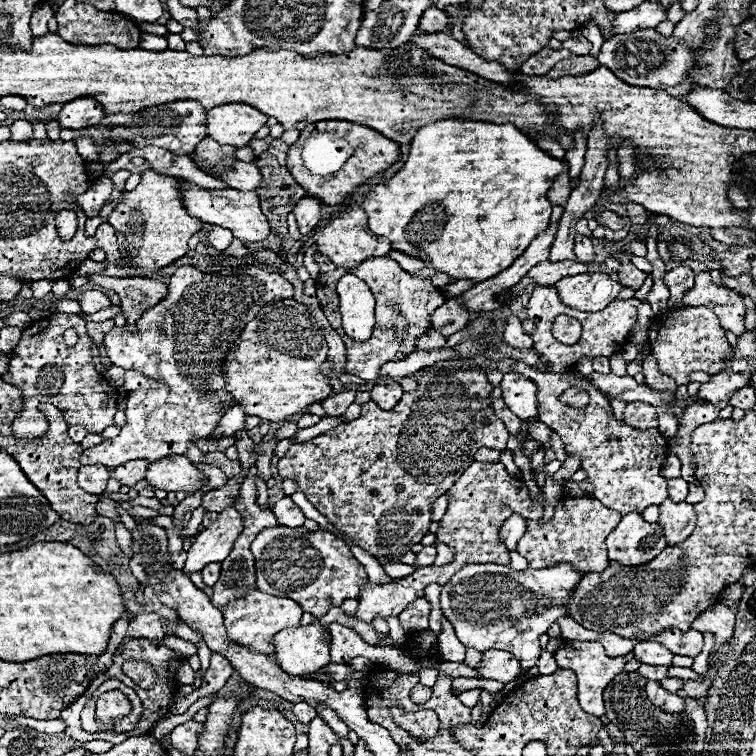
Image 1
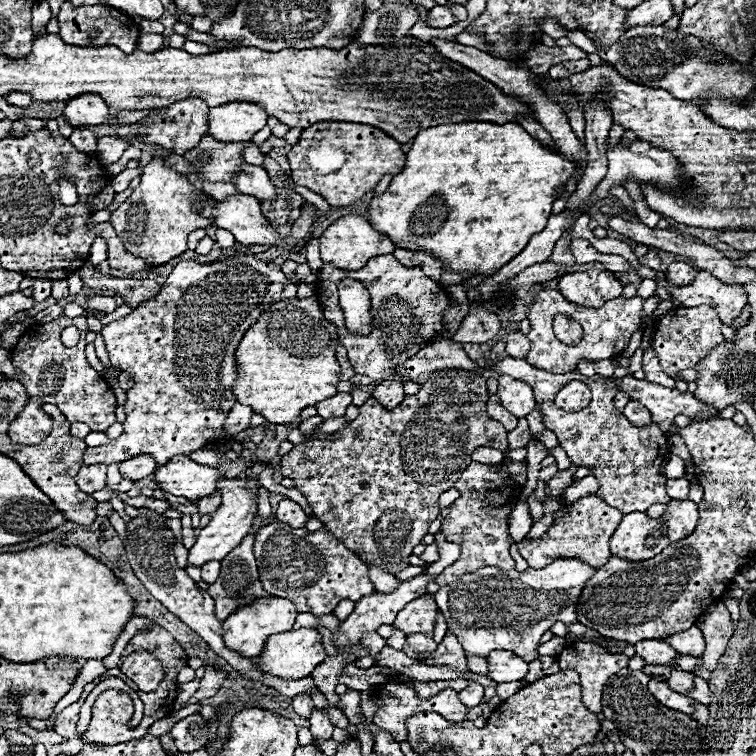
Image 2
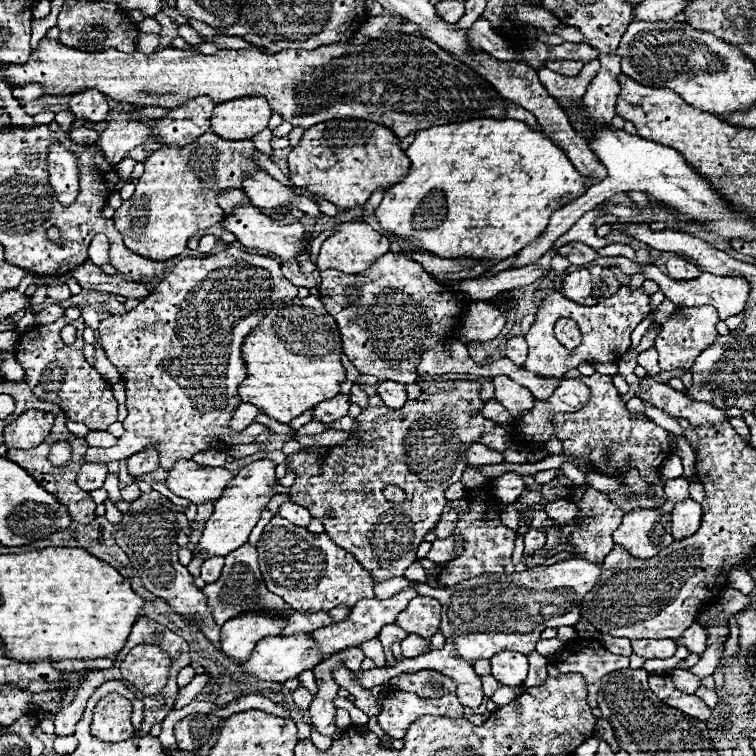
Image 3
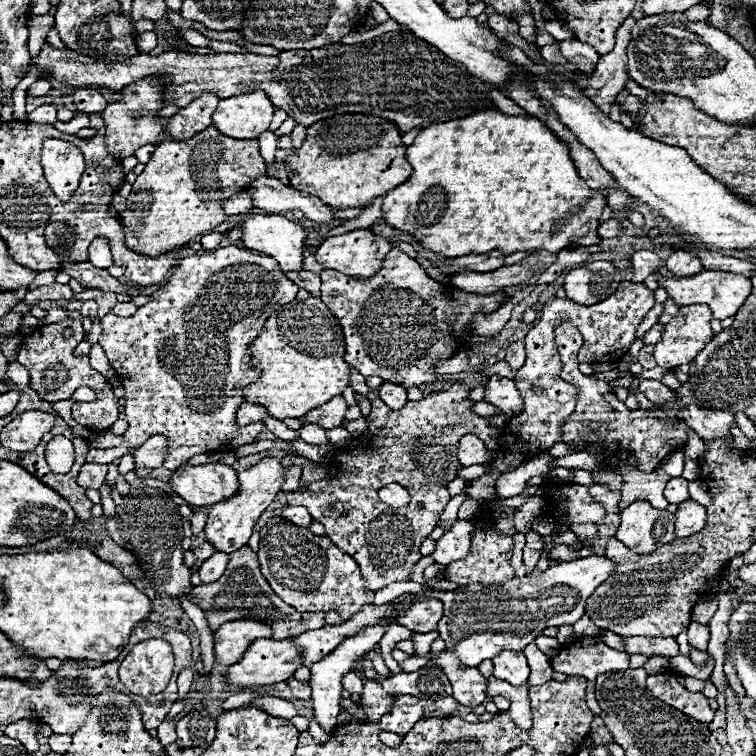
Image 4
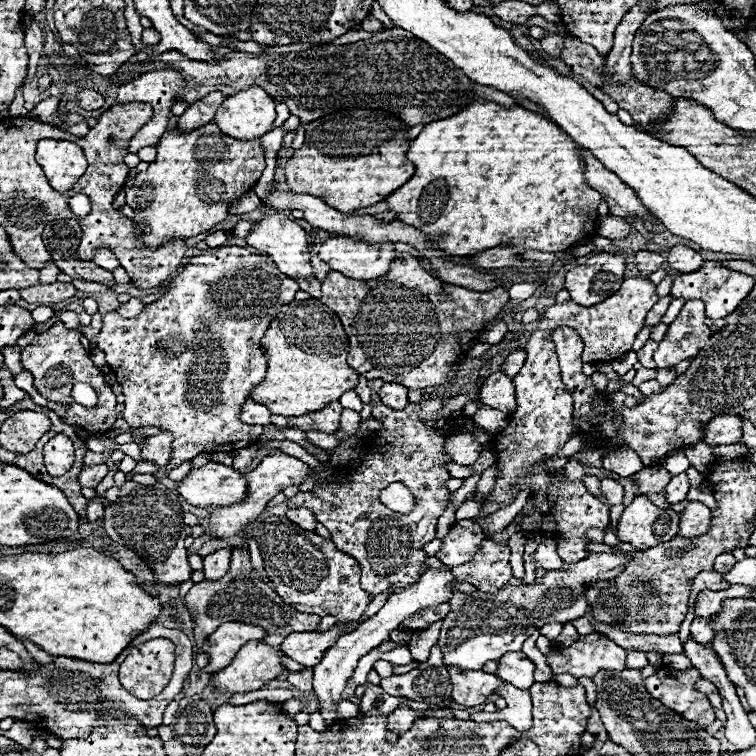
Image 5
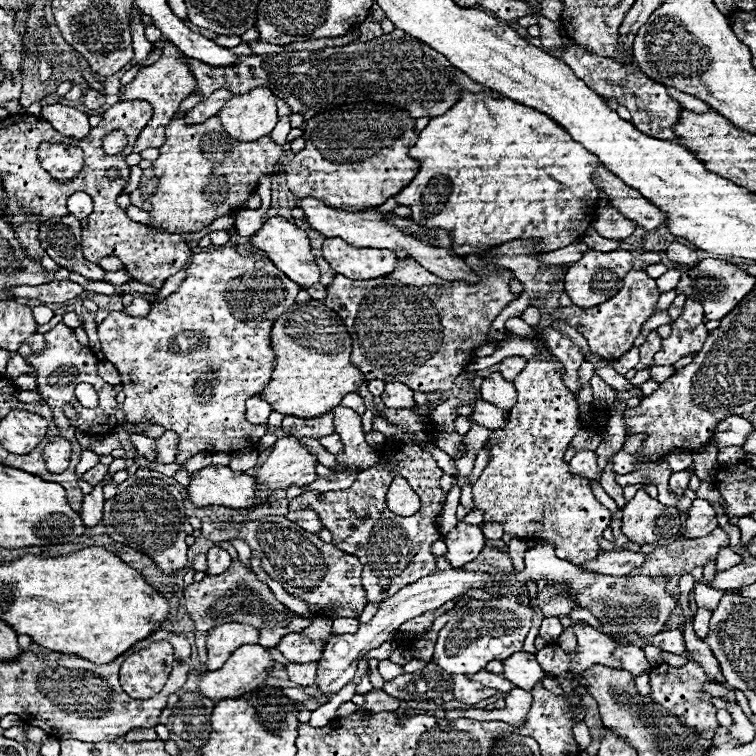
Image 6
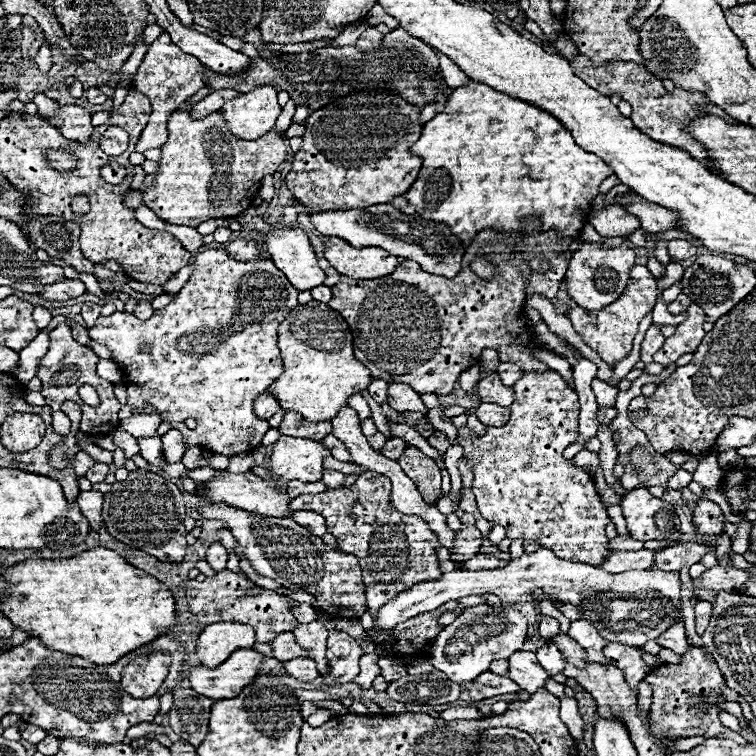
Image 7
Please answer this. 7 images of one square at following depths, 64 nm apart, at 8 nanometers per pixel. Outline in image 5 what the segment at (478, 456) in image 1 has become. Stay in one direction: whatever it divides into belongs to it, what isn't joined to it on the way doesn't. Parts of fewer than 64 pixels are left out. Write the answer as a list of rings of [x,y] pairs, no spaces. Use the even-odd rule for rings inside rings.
[[[452,434],[446,440],[446,452],[452,456],[452,460],[456,464],[462,466],[472,466],[476,462],[476,458],[480,456],[480,446],[474,440],[472,434]]]

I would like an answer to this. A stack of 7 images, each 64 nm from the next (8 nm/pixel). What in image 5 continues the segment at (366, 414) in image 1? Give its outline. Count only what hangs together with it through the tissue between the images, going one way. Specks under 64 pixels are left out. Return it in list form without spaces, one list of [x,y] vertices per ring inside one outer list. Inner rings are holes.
[[[426,400],[426,402],[420,402],[420,404],[410,402],[404,410],[392,410],[392,408],[378,402],[374,406],[372,418],[380,420],[386,430],[374,432],[372,434],[374,438],[372,438],[372,442],[368,442],[366,448],[386,448],[386,452],[370,452],[364,462],[352,464],[348,468],[348,472],[344,474],[344,476],[350,478],[350,484],[344,484],[344,486],[338,486],[338,488],[314,486],[310,492],[298,492],[296,496],[292,496],[288,500],[288,508],[306,506],[308,510],[312,510],[316,514],[316,520],[330,530],[332,542],[342,552],[352,554],[352,558],[356,558],[360,562],[360,566],[362,566],[362,588],[370,596],[376,596],[380,592],[390,592],[392,588],[398,588],[398,586],[412,584],[426,570],[424,562],[428,560],[428,554],[422,548],[424,548],[424,544],[428,544],[430,540],[436,538],[436,520],[442,516],[442,512],[448,504],[448,496],[450,496],[450,492],[444,488],[444,482],[450,478],[450,474],[442,466],[444,460],[450,460],[450,456],[444,450],[444,438],[454,434],[456,428],[454,428],[454,422],[440,420],[438,410],[444,404],[446,404],[446,400]],[[396,480],[404,482],[412,490],[414,498],[418,500],[410,514],[396,514],[396,512],[384,508],[384,504],[378,500],[380,492]]]

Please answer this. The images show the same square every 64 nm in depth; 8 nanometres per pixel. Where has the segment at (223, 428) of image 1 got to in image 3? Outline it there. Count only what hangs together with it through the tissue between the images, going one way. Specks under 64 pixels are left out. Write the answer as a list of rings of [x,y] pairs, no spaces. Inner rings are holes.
[[[242,402],[242,404],[238,406],[238,410],[236,410],[230,426],[232,426],[234,430],[244,430],[246,426],[250,426],[250,424],[254,422],[254,418],[256,418],[258,414],[262,414],[262,412],[260,412],[256,406]]]

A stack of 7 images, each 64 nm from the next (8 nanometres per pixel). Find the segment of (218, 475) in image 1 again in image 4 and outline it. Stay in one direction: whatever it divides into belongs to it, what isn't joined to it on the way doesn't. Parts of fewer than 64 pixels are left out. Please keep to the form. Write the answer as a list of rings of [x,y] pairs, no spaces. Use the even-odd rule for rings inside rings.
[[[262,458],[256,466],[240,472],[238,474],[240,494],[236,494],[236,498],[230,498],[228,502],[218,502],[216,506],[210,508],[210,514],[206,520],[206,530],[204,530],[206,540],[210,544],[214,544],[216,550],[224,550],[228,554],[246,546],[246,542],[252,534],[252,528],[258,522],[260,514],[276,498],[282,484],[286,482],[286,478],[284,478],[286,472],[288,472],[288,466],[284,466],[282,460],[278,460],[278,458]]]

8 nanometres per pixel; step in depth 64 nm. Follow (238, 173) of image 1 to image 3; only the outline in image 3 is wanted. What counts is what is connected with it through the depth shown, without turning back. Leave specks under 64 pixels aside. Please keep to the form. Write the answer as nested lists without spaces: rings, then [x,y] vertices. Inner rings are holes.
[[[256,170],[256,174],[252,174],[252,178],[248,178],[244,182],[242,190],[248,194],[248,198],[252,198],[250,202],[256,208],[278,210],[282,206],[288,206],[288,208],[300,208],[304,214],[308,214],[312,218],[324,216],[314,200],[310,200],[308,196],[302,196],[302,194],[296,194],[288,186],[282,186],[278,180],[268,176],[264,170]]]

